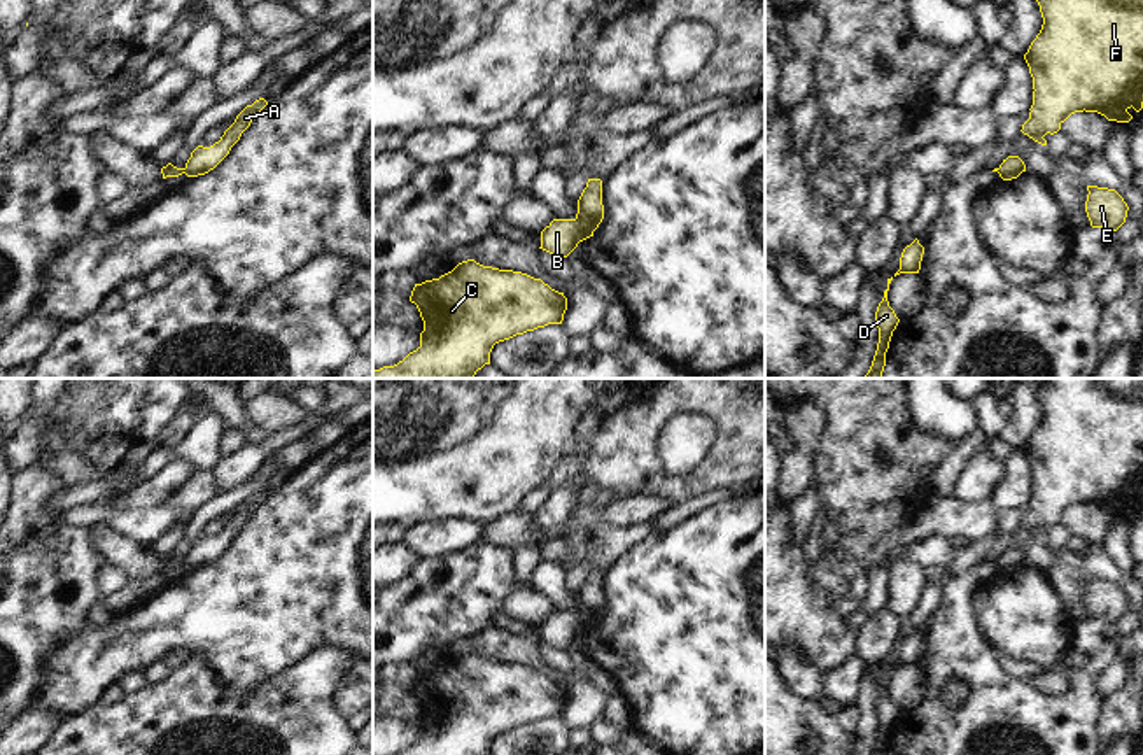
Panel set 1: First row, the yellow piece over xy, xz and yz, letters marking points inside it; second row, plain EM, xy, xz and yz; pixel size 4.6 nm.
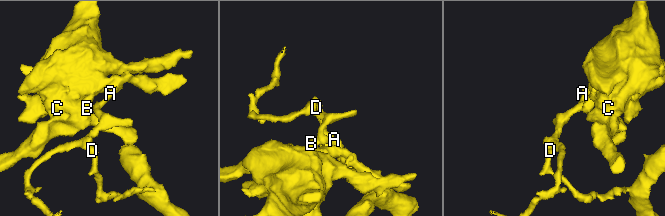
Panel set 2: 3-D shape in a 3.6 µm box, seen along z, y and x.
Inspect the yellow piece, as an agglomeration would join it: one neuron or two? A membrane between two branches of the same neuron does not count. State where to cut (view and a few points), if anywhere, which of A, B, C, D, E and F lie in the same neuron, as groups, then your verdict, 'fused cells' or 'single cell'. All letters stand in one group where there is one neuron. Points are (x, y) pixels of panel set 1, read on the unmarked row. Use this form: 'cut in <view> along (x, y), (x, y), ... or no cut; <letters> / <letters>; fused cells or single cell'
cut in xz along (576, 610), (589, 629); A D / B C E F; fused cells

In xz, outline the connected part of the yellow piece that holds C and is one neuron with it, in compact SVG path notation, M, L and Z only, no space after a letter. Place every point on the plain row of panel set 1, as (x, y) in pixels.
M474 652L459 655L439 671L415 676L410 694L424 713L420 739L399 755L490 755L495 736L516 727L562 716L567 702L564 685L522 664L483 659Z

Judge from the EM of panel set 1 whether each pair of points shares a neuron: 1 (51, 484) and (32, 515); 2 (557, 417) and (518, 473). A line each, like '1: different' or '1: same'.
1: same
2: same

